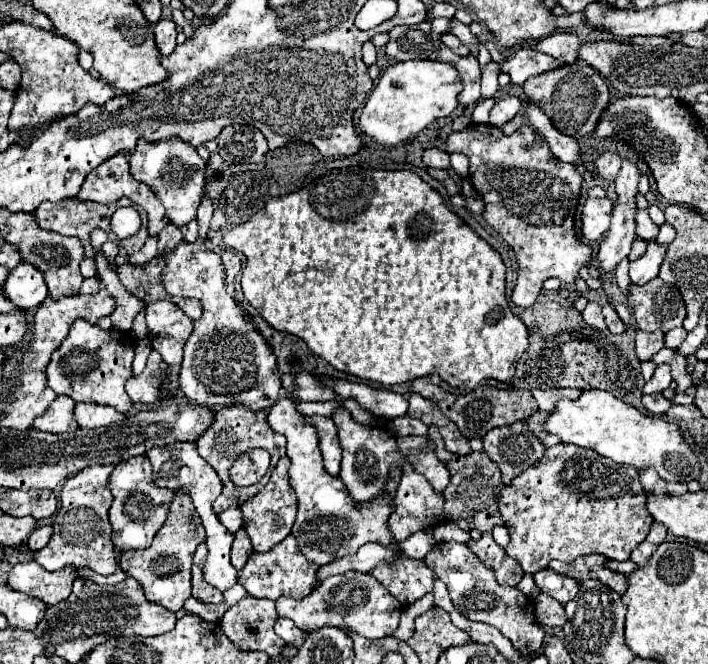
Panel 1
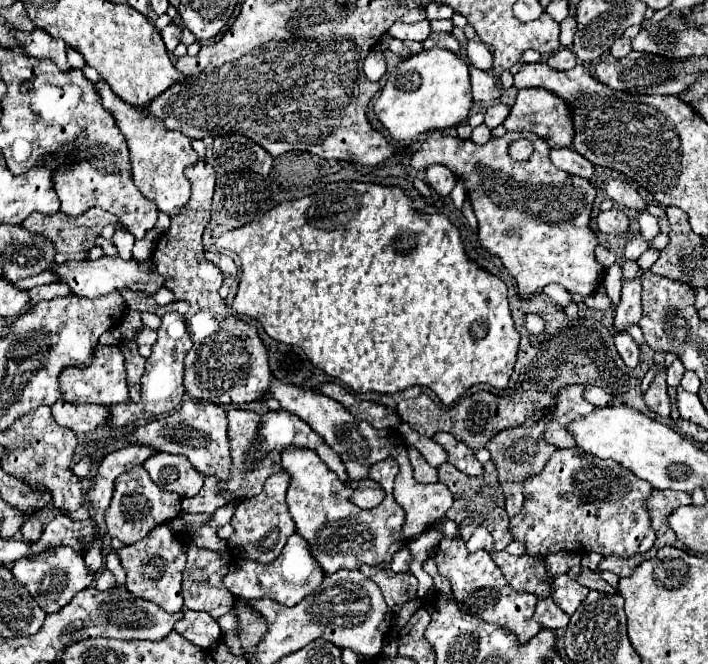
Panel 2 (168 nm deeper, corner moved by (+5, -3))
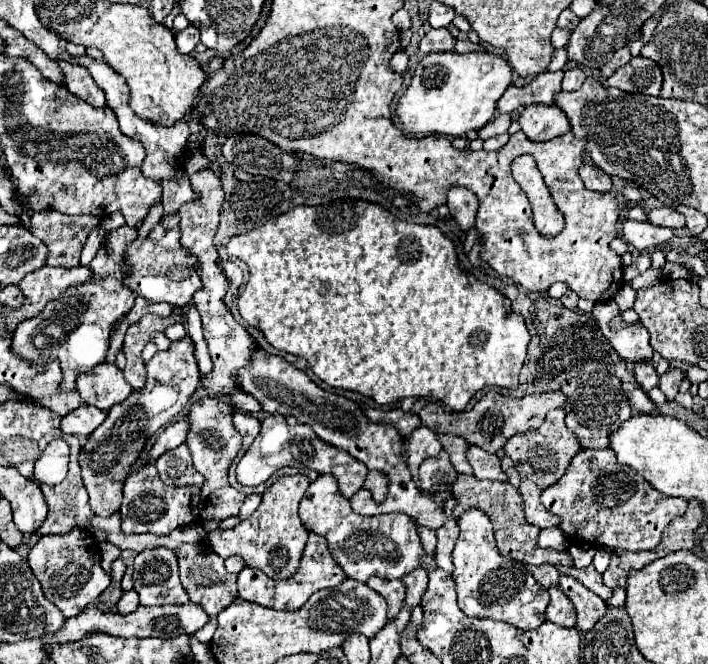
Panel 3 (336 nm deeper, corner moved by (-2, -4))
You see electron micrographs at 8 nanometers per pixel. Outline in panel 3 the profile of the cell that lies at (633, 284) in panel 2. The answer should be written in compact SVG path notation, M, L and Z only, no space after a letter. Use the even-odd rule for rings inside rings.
M642 324L628 326L616 332L610 328L602 328L602 332L622 360L632 362L632 364L650 362L654 350L650 346L650 336Z

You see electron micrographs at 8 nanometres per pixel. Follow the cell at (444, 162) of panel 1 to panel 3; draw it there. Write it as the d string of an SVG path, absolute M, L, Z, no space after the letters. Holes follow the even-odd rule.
M452 188L448 192L448 208L450 216L458 222L462 232L468 232L476 224L476 212L478 212L478 200L476 196L466 188Z

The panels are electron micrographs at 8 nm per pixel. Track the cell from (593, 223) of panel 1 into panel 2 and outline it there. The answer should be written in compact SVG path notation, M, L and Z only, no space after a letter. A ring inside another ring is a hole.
M615 207L609 211L599 211L599 215L595 217L595 223L597 223L597 231L607 235L623 235L625 231L629 231L627 213Z

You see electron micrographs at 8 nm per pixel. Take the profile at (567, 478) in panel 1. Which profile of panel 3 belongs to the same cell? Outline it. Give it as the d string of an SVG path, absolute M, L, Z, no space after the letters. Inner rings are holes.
M610 448L582 450L574 456L566 476L542 492L542 504L562 518L560 530L574 544L606 546L610 550L654 550L660 544L662 530L688 508L688 500L660 494L634 468L618 464Z

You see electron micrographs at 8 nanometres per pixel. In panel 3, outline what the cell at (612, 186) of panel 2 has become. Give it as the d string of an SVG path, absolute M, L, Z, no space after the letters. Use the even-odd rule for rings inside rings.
M660 206L648 212L648 220L654 226L668 226L668 228L684 228L684 218L676 208L668 208L668 206Z

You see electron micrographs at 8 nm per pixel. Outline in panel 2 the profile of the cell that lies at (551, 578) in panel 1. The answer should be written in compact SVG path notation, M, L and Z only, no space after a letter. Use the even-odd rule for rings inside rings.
M567 575L553 577L553 583L551 583L551 597L567 615L573 615L573 611L579 607L579 603L587 597L587 591L589 591L587 587L579 585L577 581L569 579Z

